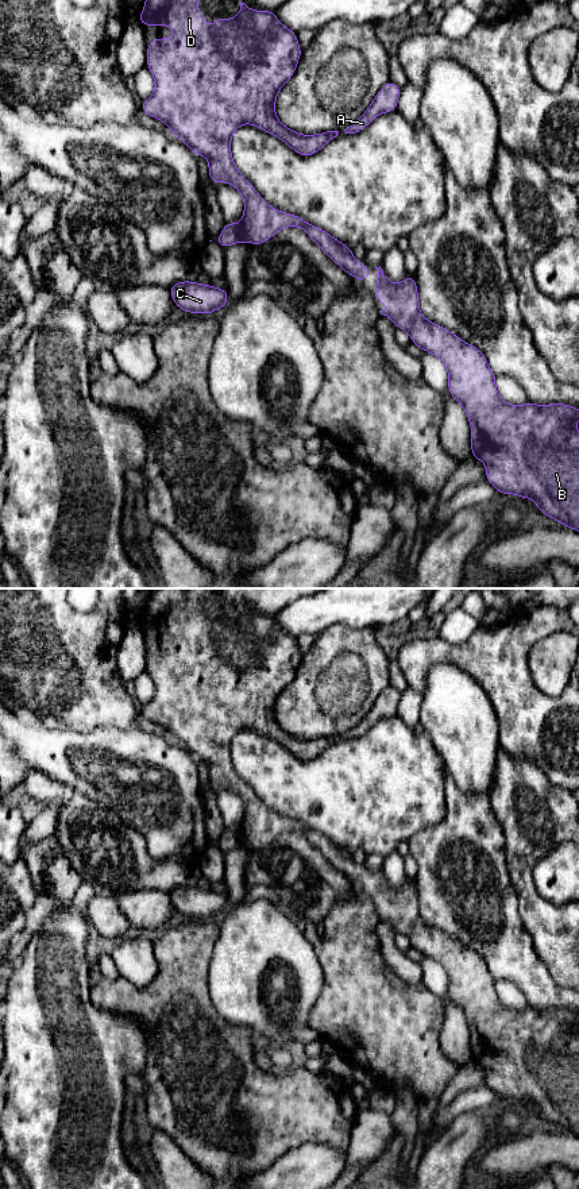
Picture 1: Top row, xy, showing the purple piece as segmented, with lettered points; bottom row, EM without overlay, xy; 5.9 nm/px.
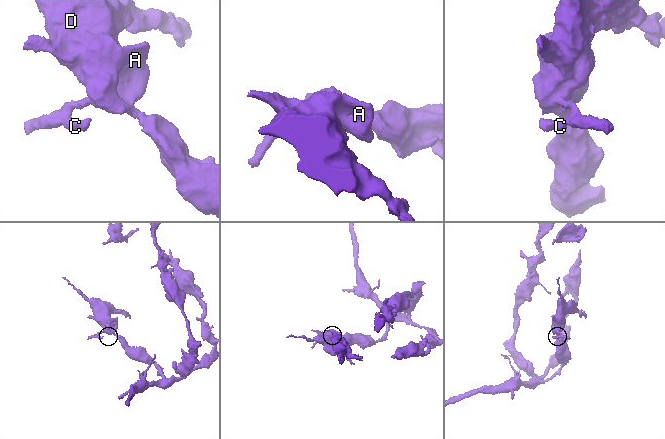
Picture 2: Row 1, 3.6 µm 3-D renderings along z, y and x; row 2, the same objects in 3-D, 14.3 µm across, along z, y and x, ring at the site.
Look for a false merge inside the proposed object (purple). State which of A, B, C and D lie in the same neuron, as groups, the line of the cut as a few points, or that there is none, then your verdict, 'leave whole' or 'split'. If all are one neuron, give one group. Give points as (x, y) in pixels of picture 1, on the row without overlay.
A B D / C; cut in xy along (239, 829), (243, 845); split

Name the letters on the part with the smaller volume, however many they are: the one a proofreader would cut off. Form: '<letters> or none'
C

